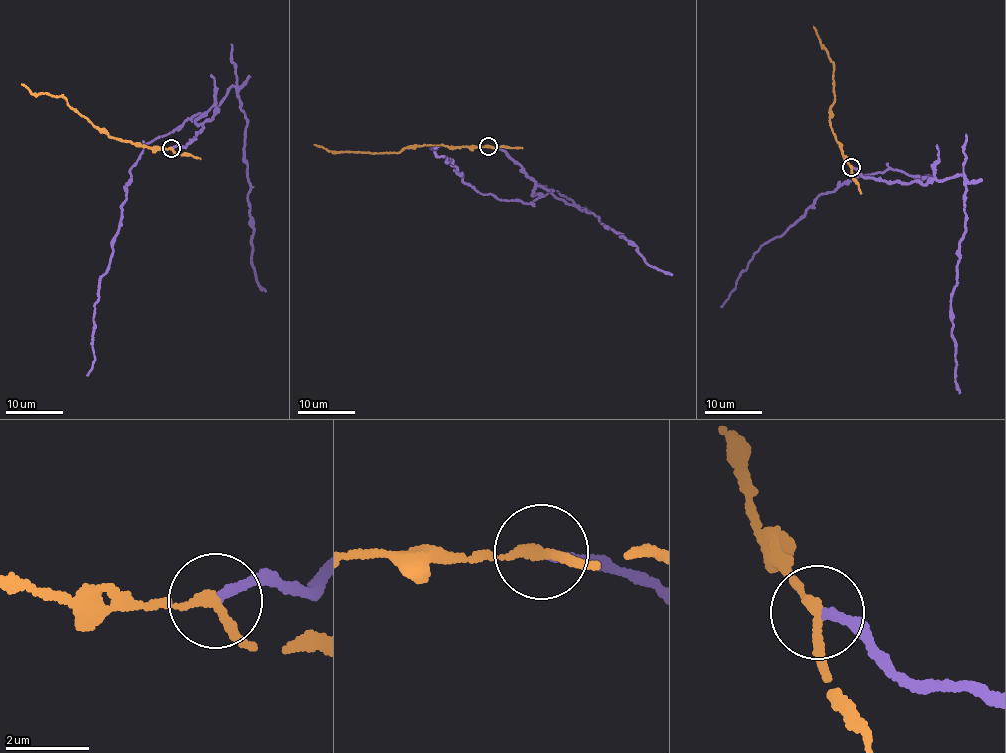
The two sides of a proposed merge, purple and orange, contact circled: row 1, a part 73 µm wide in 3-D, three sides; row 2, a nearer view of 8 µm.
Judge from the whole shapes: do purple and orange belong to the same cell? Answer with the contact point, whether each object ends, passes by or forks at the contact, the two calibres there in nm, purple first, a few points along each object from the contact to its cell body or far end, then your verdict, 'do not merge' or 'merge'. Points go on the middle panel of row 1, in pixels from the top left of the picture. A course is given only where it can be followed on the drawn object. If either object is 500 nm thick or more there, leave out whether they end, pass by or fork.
place (488, 146); purple ends; orange passes by; calibres 190 and 220 nm; course purple (489, 146), (535, 181), (538, 199), (483, 194), (434, 148); course orange (488, 146), (450, 148), (422, 145), (408, 146), (395, 153), (333, 153), (314, 144); do not merge

